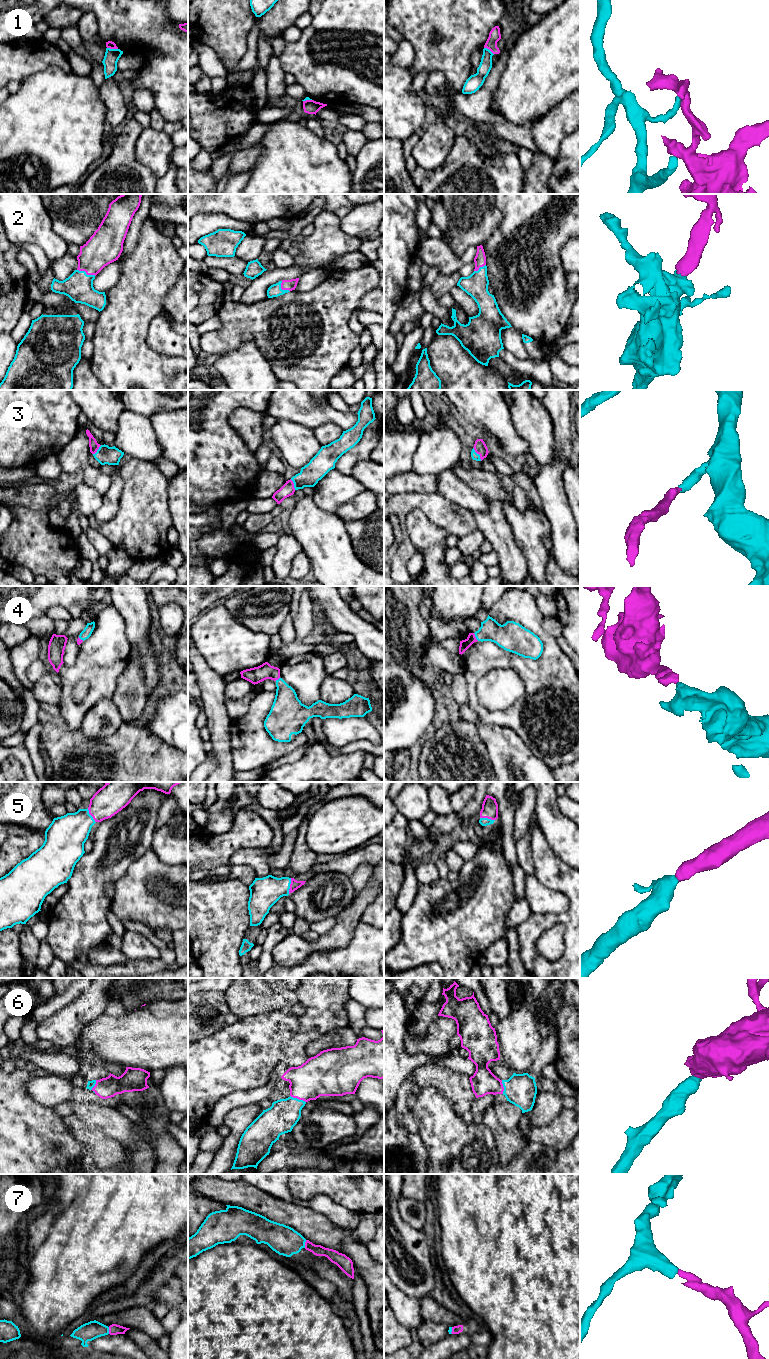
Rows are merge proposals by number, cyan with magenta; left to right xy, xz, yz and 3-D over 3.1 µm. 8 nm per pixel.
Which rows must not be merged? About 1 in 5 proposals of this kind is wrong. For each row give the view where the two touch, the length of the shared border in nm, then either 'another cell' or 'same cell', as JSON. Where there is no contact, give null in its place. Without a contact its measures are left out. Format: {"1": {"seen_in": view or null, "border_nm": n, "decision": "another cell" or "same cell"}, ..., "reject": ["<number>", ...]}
{"1": {"seen_in": "xy", "border_nm": 90, "decision": "another cell"}, "2": {"seen_in": "xy", "border_nm": 160, "decision": "same cell"}, "3": {"seen_in": "yz", "border_nm": 130, "decision": "same cell"}, "4": {"seen_in": "yz", "border_nm": 80, "decision": "same cell"}, "5": {"seen_in": "xz", "border_nm": 130, "decision": "same cell"}, "6": {"seen_in": "xz", "border_nm": 140, "decision": "same cell"}, "7": {"seen_in": "xz", "border_nm": 70, "decision": "same cell"}, "reject": ["1"]}

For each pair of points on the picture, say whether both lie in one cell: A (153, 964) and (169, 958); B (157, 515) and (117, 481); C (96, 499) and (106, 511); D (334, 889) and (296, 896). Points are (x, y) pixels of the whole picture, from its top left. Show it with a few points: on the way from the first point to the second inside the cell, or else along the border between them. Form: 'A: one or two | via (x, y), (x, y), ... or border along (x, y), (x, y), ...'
A: two | border along (159, 956), (169, 965)
B: two | border along (119, 469), (123, 488), (117, 509)
C: two | border along (103, 495), (101, 506), (93, 514)
D: one | via (325, 895), (305, 896)

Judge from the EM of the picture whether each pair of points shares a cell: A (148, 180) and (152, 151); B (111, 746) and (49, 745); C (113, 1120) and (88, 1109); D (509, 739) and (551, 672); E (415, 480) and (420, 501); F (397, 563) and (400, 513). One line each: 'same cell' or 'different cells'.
A: different cells
B: same cell
C: same cell
D: different cells
E: different cells
F: same cell

